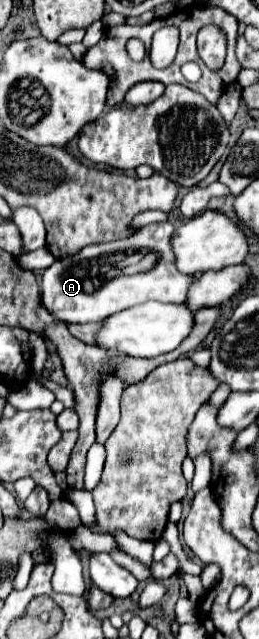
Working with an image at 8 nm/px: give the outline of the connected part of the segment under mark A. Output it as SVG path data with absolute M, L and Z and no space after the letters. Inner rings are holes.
M151 223L139 229L135 235L123 241L109 241L101 245L87 245L79 253L57 259L49 269L45 269L41 279L41 303L43 307L63 323L97 323L105 317L141 305L145 301L161 301L161 303L183 303L187 299L187 287L195 277L183 275L175 267L175 257L171 251L171 223ZM125 251L153 251L157 253L157 263L147 273L137 275L117 275L113 279L107 277L111 261L115 255Z

